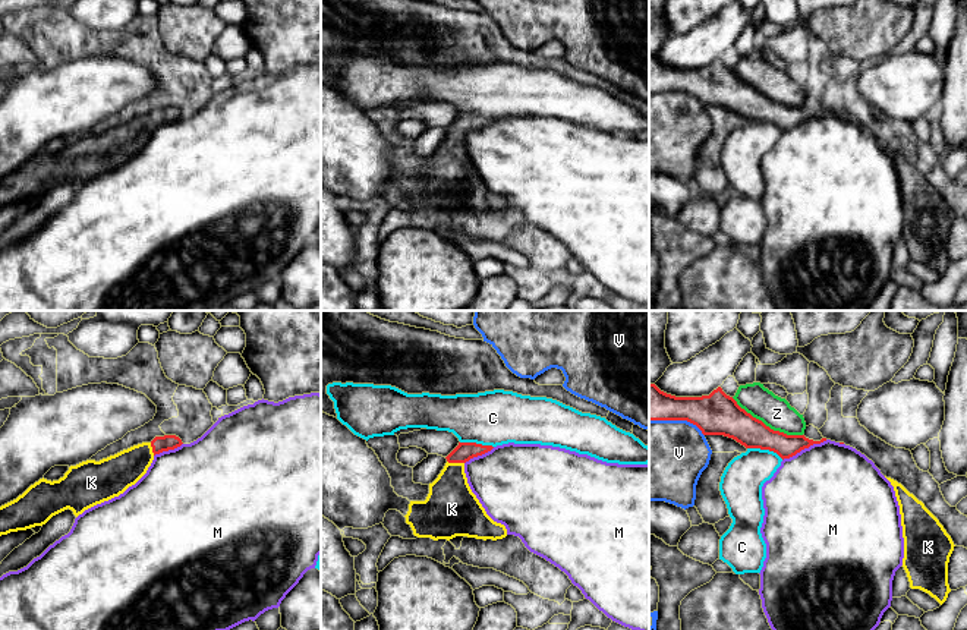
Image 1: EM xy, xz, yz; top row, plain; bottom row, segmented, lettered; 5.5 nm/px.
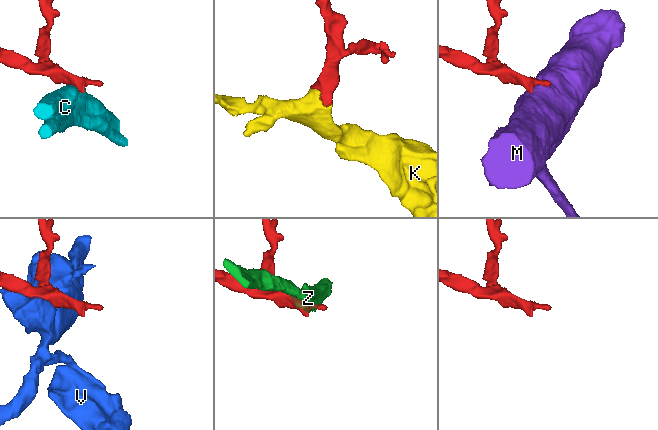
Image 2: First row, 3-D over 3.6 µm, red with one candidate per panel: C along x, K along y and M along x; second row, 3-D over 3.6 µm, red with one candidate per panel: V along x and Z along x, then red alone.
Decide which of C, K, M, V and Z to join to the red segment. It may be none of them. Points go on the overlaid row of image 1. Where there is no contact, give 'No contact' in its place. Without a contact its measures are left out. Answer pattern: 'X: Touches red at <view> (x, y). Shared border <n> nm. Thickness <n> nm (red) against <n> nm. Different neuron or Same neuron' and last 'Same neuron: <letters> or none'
C: Touches red at yz (765, 449). Shared border 220 nm. Thickness 180 nm (red) against 220 nm. Different neuron
K: Touches red at xz (456, 462). Shared border 100 nm. Thickness 100 nm (red) against 280 nm. Same neuron
M: Touches red at yz (805, 447). Shared border 280 nm. Thickness 130 nm (red) against 480 nm. Different neuron
V: Touches red at yz (677, 419). Shared border 320 nm. Thickness 220 nm (red) against 440 nm. Different neuron
Z: Touches red at yz (765, 425). Shared border 440 nm. Thickness 220 nm (red) against 170 nm. Same neuron
Same neuron: K, Z

